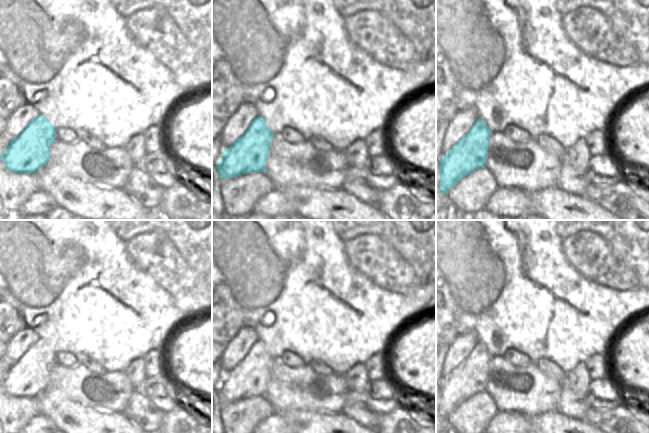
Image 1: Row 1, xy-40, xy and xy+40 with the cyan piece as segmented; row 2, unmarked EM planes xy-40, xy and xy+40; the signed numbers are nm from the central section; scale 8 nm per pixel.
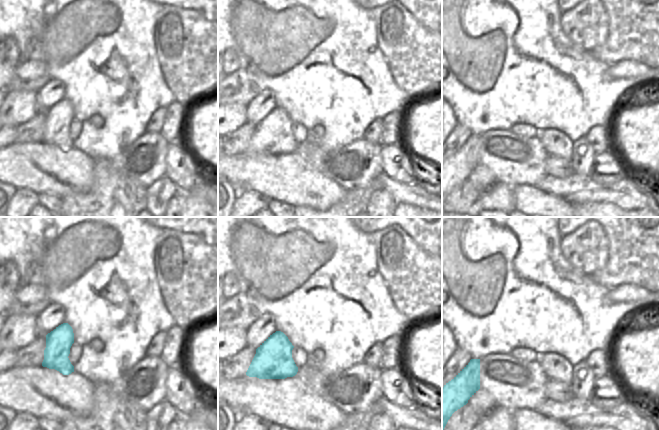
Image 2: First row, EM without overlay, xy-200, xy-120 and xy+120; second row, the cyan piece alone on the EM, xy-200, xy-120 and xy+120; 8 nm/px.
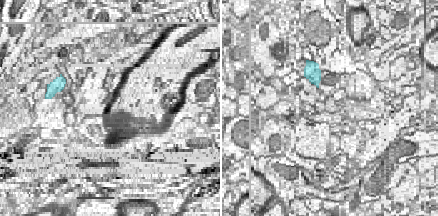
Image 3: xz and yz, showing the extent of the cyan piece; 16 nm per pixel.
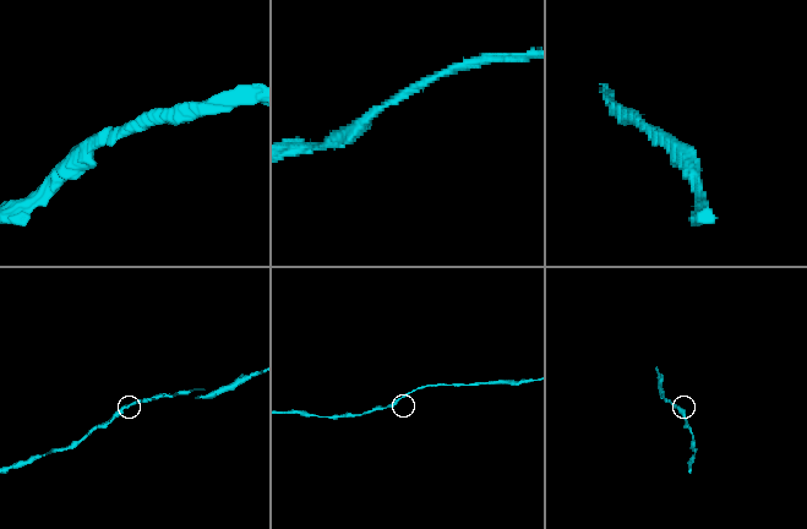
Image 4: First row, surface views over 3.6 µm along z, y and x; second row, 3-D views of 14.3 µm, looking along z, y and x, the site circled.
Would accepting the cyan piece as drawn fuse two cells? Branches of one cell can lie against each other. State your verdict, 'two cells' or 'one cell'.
one cell

